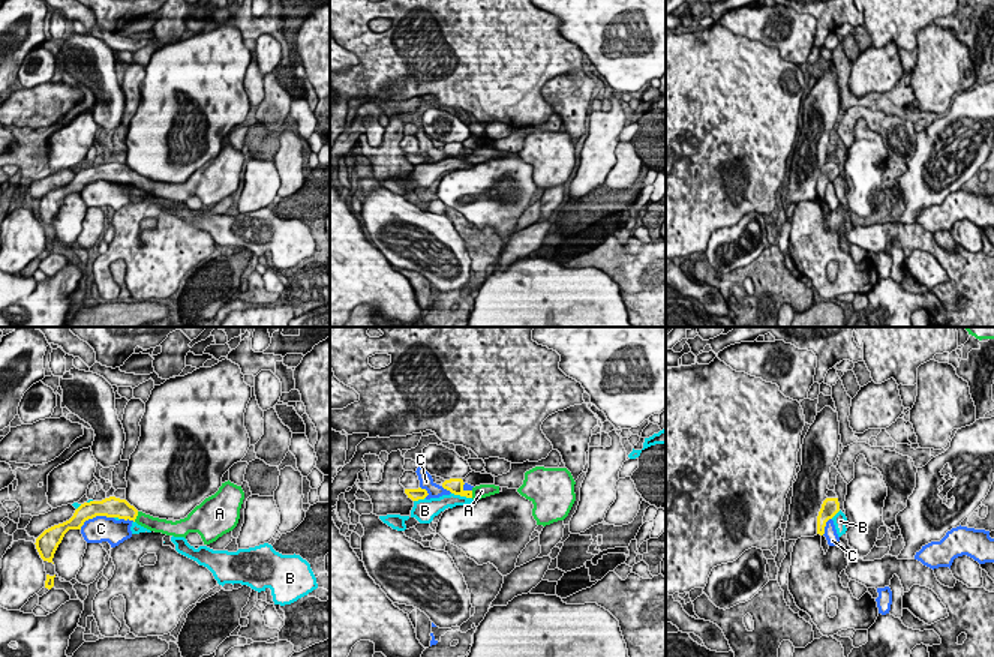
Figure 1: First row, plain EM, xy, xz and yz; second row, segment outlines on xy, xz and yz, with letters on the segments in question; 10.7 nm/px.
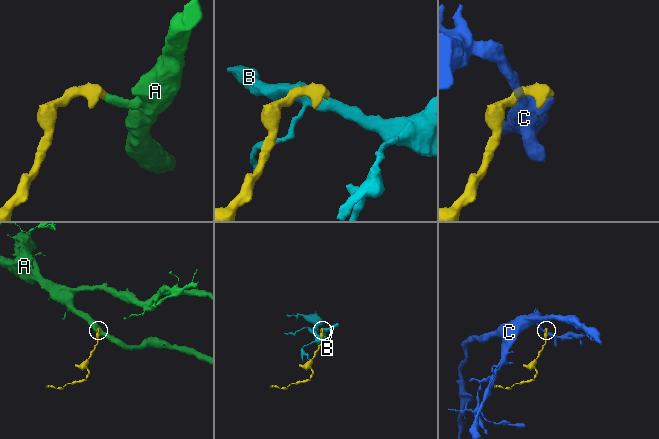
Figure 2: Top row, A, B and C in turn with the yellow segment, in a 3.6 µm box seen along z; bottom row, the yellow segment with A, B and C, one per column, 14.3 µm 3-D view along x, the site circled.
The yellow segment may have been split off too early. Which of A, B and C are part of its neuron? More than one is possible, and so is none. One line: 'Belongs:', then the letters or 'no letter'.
Belongs: A

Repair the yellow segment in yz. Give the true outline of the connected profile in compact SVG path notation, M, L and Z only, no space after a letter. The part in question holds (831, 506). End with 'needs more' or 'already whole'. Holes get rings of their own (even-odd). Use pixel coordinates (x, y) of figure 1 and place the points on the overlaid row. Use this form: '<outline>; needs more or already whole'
M826 498L817 516L817 534L825 534L825 526L840 512L838 498Z; already whole

